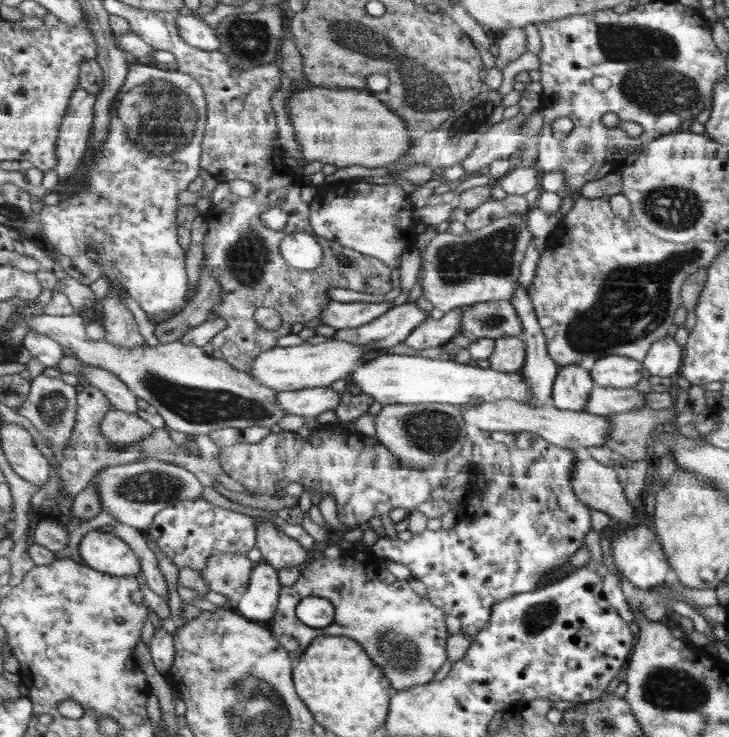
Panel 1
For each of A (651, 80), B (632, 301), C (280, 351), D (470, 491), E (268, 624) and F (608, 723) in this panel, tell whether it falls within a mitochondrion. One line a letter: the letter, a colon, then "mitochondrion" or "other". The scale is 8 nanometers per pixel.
A: mitochondrion
B: mitochondrion
C: other
D: other
E: other
F: mitochondrion

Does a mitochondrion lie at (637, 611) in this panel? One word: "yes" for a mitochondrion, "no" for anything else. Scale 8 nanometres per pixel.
no

